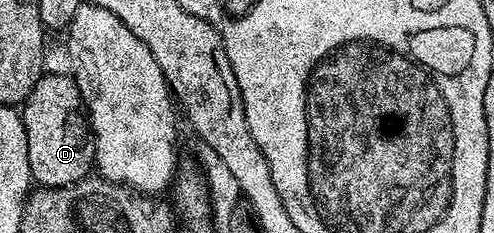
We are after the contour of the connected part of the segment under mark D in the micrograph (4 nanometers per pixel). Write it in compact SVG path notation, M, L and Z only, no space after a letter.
M44 72L21 106L31 180L44 189L77 183L92 172L95 164L95 143L83 96L75 78L63 73Z

